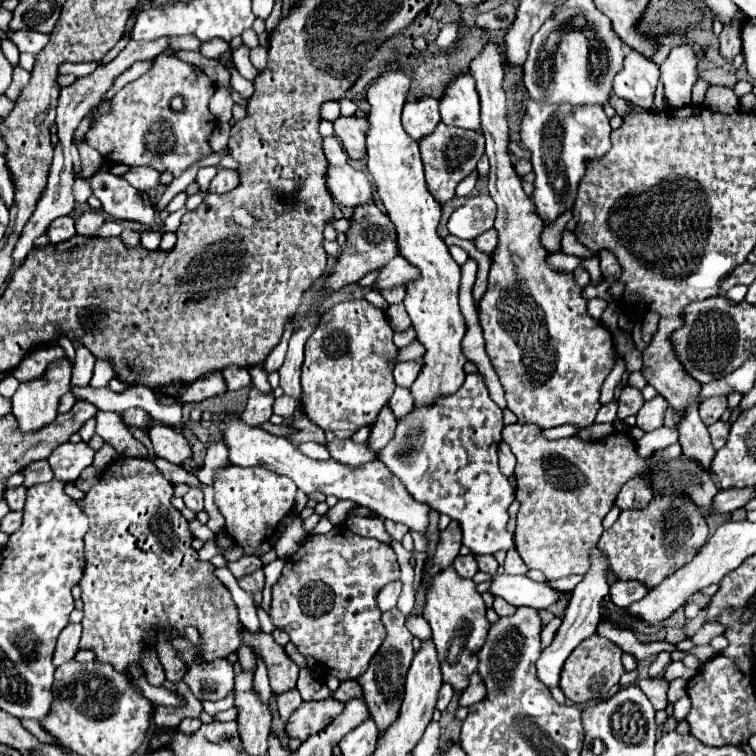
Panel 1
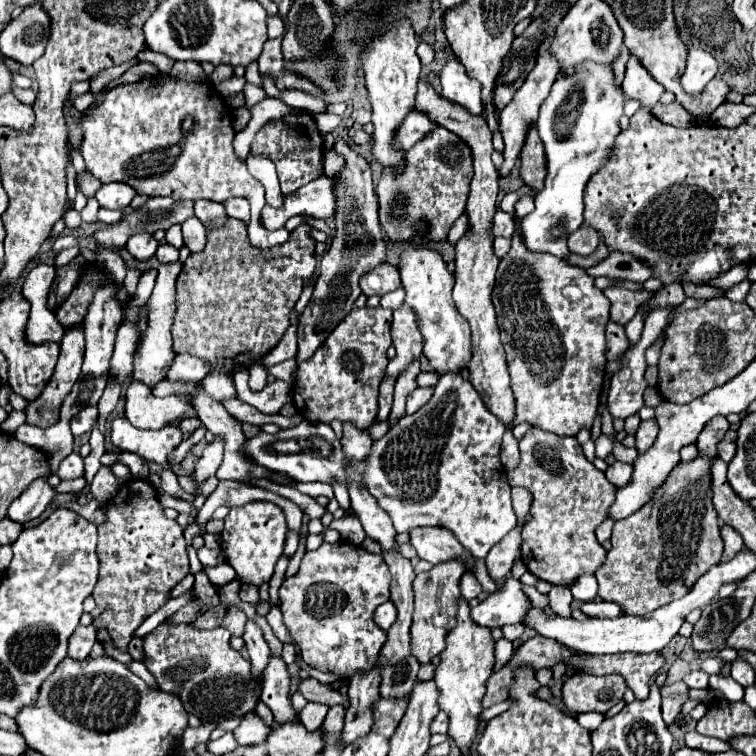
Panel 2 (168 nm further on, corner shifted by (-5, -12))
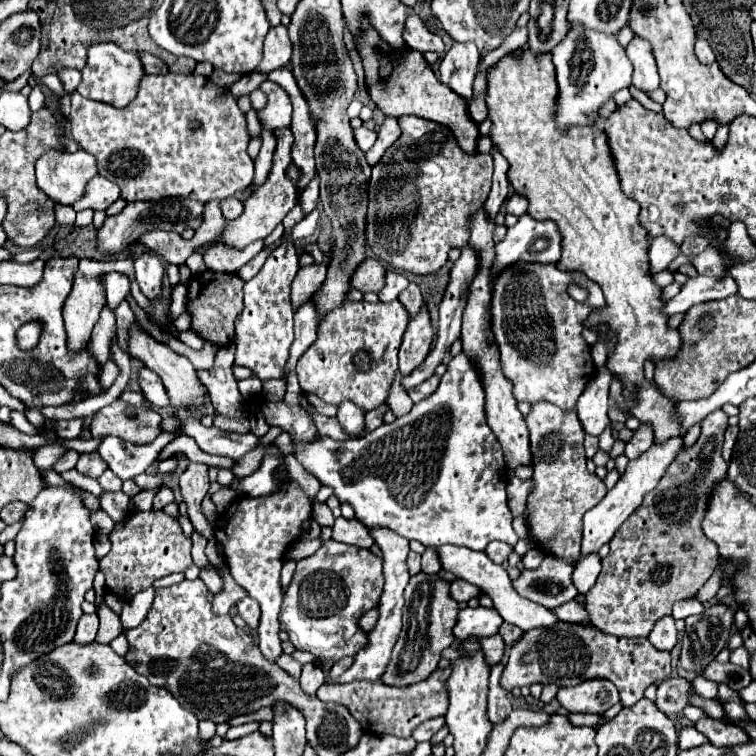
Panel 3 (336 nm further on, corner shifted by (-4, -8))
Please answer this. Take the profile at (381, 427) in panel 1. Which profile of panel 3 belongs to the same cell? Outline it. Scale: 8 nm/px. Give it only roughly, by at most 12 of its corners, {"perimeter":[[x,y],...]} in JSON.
{"perimeter":[[427,304],[409,322],[399,348],[401,374],[413,372],[433,346]]}

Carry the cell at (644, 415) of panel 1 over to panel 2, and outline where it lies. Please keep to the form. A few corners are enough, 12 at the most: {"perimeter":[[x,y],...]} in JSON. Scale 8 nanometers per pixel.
{"perimeter":[[644,420],[636,432],[636,450],[640,454],[654,444],[658,424]]}

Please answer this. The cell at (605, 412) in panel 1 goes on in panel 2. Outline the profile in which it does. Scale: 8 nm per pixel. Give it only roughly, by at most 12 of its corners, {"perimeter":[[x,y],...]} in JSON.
{"perimeter":[[600,434],[596,456],[606,458],[614,448],[612,436]]}

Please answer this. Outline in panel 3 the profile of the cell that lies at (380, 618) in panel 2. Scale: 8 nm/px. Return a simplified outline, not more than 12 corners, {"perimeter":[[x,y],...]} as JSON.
{"perimeter":[[377,608],[359,618],[359,628],[371,632],[377,624]]}

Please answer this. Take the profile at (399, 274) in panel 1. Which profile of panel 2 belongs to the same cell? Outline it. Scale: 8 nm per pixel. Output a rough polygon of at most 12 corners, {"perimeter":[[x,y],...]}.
{"perimeter":[[384,262],[360,280],[366,296],[384,296],[400,286],[396,266]]}

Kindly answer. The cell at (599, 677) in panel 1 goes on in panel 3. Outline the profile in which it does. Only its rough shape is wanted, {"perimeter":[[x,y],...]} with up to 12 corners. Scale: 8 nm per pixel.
{"perimeter":[[609,680],[561,688],[567,712],[603,714],[619,702]]}

